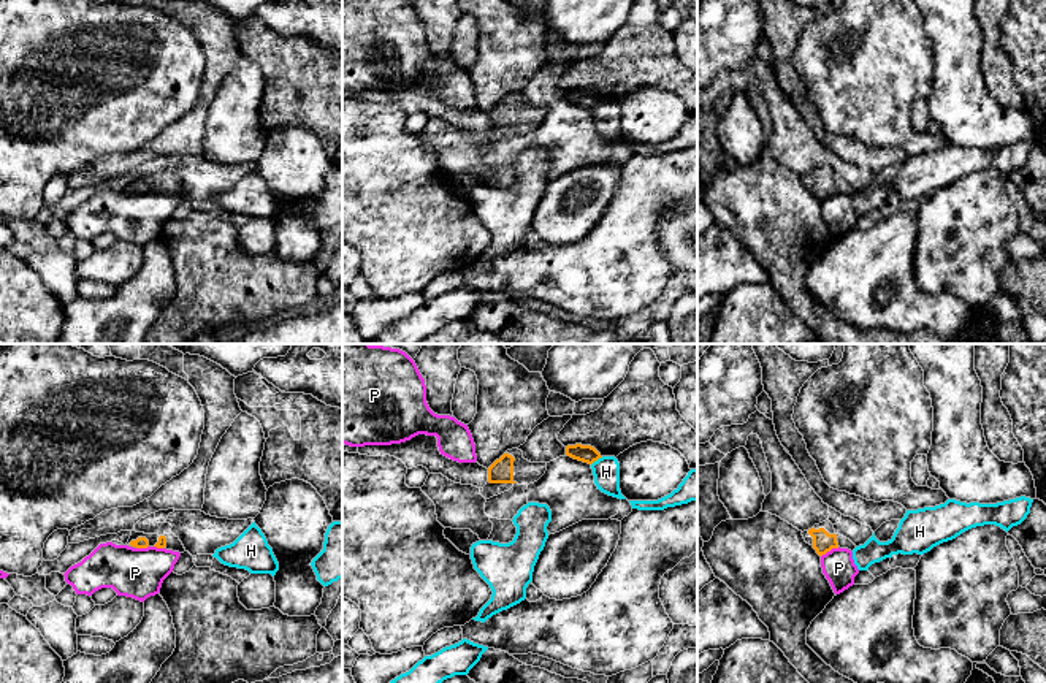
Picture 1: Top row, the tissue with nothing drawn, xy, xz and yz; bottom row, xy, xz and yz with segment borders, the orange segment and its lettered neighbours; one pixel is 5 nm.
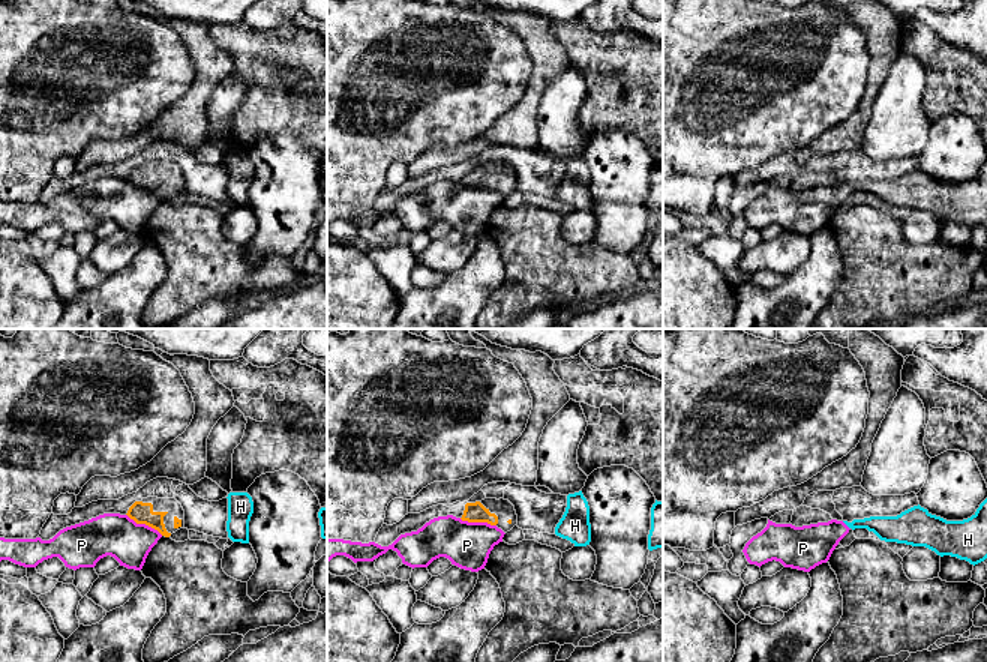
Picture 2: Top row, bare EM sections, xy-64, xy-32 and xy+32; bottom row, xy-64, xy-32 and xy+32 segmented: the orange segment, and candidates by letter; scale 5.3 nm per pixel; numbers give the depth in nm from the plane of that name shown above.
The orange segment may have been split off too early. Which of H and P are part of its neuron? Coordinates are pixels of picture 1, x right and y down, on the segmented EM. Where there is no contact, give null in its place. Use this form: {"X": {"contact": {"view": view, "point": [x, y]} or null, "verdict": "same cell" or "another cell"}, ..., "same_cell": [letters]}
{"H": {"contact": {"view": "xz", "point": [596, 460]}, "verdict": "another cell"}, "P": {"contact": {"view": "yz", "point": [829, 550]}, "verdict": "another cell"}, "same_cell": []}

